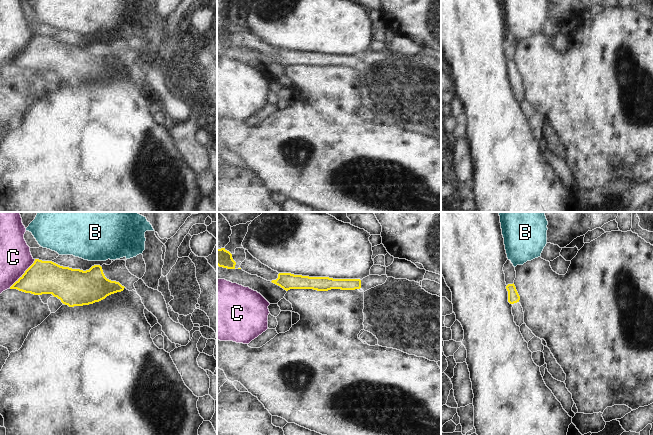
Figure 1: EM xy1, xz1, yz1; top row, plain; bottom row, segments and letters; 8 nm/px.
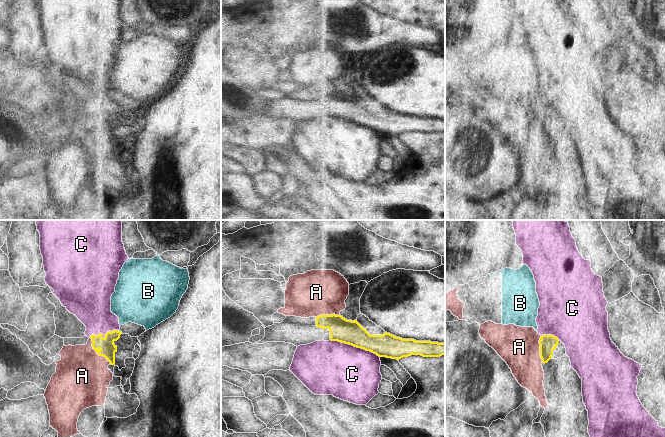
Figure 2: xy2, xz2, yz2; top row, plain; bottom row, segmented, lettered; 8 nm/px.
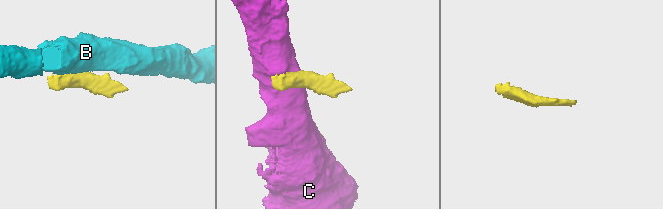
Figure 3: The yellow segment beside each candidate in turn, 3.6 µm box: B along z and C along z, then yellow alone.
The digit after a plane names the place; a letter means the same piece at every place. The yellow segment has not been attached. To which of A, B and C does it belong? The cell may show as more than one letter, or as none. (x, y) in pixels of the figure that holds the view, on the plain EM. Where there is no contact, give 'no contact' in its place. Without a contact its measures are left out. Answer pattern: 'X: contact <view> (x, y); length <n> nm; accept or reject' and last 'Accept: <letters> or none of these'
A: contact xy2 (96, 128); length 280 nm; reject
B: contact xy2 (118, 107); length 30 nm; reject
C: contact xz2 (355, 122); length 420 nm; reject
Accept: none of these

